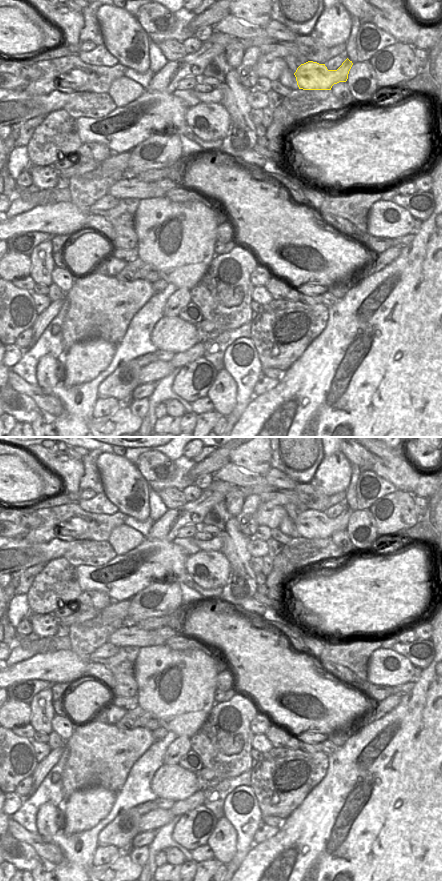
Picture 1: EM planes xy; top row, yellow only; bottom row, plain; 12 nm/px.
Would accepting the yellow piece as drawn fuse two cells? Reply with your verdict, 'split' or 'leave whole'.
leave whole

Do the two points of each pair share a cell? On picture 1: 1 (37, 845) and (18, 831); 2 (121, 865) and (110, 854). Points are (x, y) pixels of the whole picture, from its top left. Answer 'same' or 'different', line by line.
1: same
2: different

